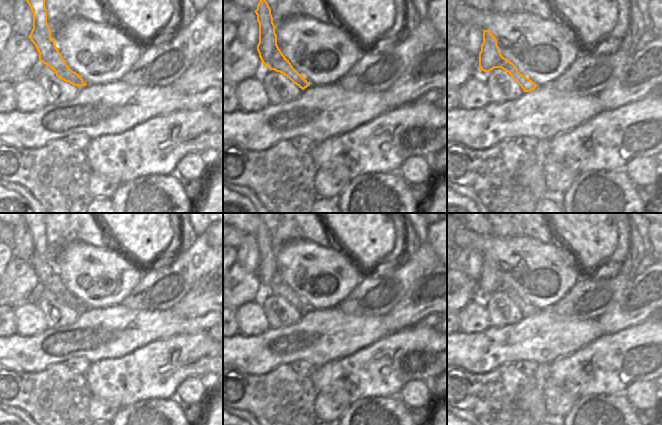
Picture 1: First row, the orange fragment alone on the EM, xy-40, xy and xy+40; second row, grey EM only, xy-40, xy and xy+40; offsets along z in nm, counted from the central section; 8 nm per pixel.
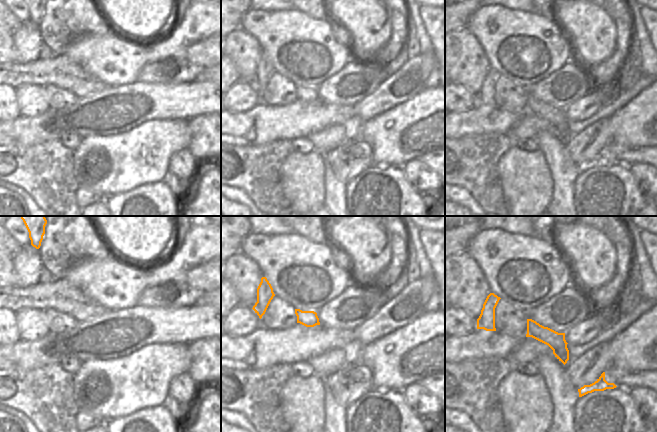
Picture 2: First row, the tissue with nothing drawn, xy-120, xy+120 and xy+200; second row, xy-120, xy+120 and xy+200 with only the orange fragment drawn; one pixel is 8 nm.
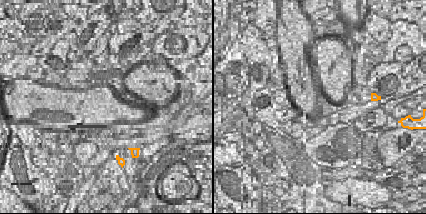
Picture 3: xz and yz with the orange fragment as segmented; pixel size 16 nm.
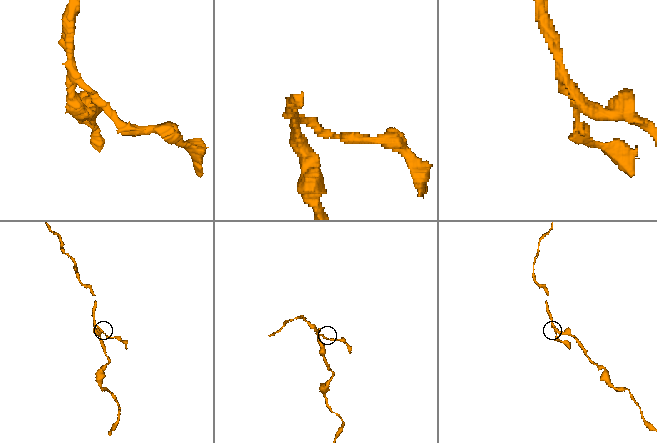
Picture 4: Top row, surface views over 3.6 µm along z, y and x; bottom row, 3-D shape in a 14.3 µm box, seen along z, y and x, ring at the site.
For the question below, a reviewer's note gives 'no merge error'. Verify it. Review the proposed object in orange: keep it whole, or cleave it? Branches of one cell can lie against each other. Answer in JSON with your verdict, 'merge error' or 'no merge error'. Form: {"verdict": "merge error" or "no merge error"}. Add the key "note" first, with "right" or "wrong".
{"note": "wrong", "verdict": "merge error"}

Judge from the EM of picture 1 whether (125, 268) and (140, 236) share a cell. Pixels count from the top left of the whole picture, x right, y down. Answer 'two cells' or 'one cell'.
two cells

